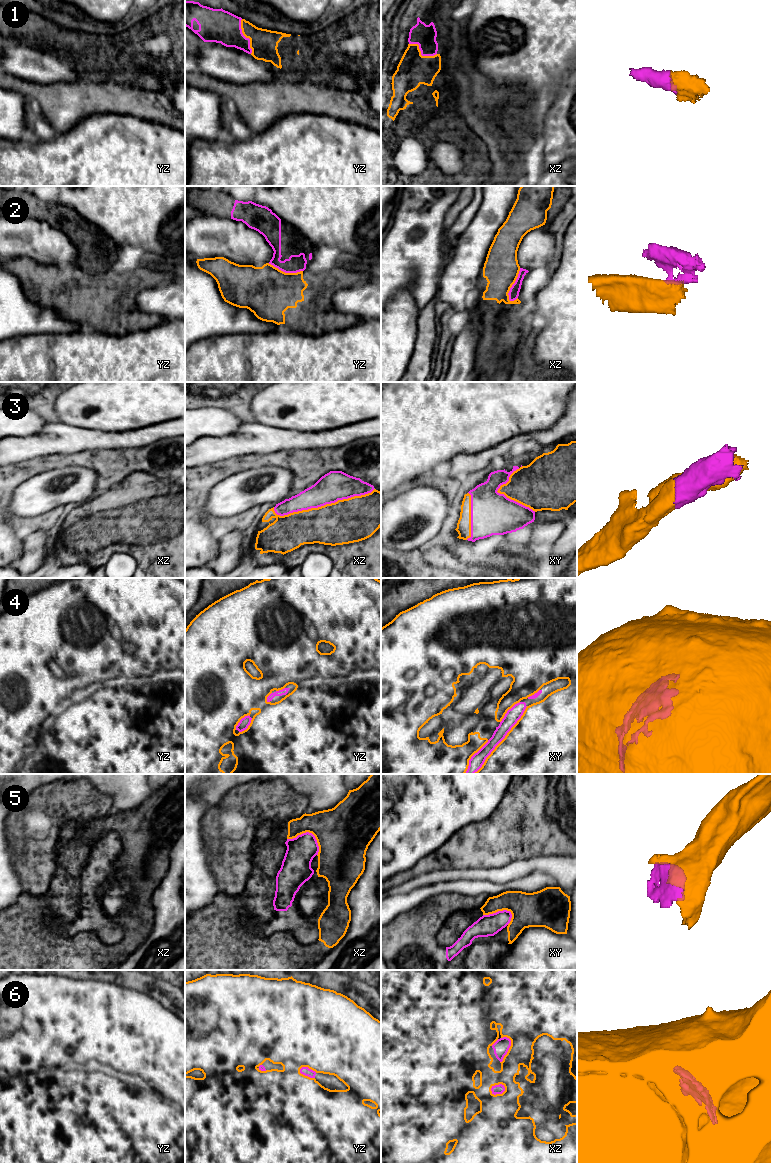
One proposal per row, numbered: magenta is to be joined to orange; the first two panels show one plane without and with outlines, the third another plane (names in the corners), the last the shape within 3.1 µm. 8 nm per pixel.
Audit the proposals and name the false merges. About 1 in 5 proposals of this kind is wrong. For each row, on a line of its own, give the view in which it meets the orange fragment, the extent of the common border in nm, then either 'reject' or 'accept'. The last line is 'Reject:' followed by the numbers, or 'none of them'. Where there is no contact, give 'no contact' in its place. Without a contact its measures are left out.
1: yz | 300 nm | accept
2: xz | 280 nm | reject
3: xz | 850 nm | accept
4: xy | 700 nm | accept
5: xz | 280 nm | reject
6: xz | 130 nm | accept
Reject: 2, 5

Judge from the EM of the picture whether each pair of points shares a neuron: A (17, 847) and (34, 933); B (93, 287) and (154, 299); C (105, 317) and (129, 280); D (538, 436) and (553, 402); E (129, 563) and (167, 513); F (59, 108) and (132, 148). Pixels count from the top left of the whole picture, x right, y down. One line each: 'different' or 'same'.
A: different
B: different
C: same
D: different
E: different
F: different

